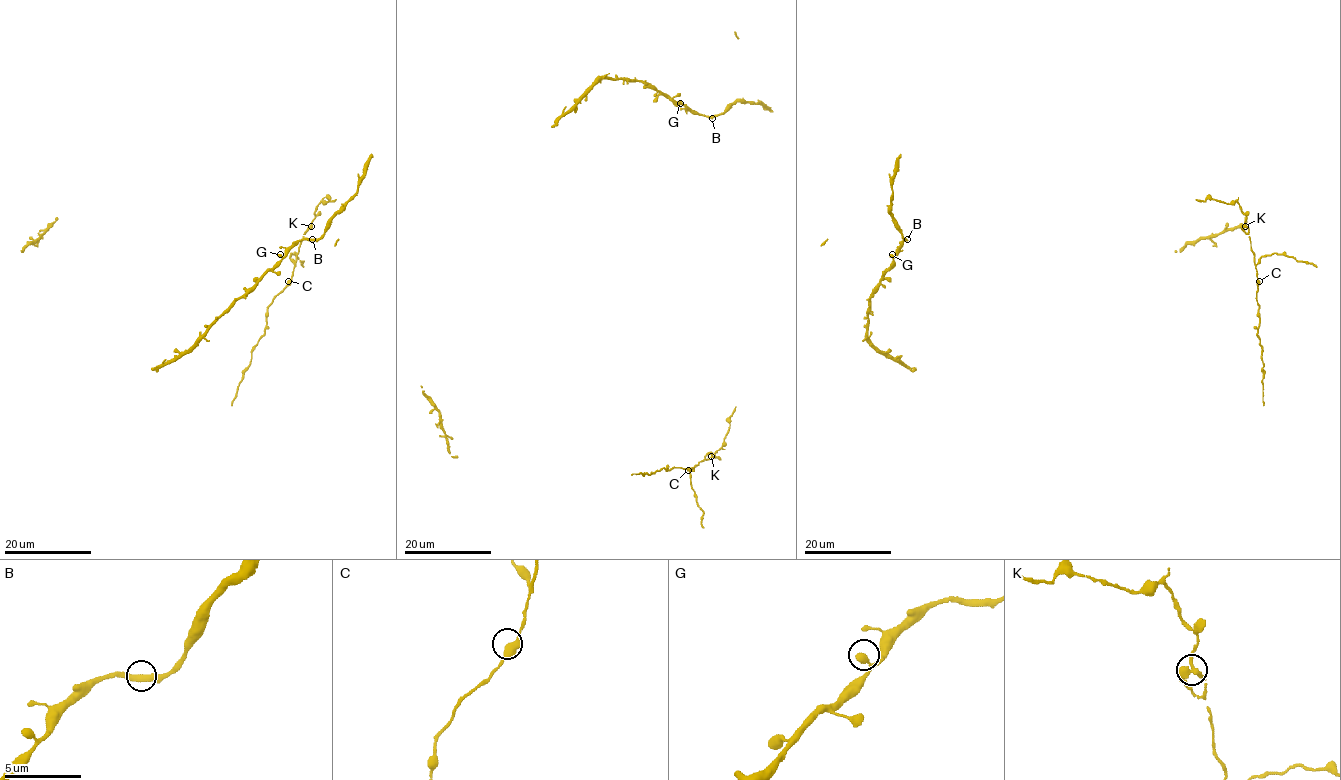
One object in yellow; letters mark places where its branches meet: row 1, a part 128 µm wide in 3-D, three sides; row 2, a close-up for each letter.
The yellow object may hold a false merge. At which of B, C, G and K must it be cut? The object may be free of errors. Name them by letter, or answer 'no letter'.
no letter

